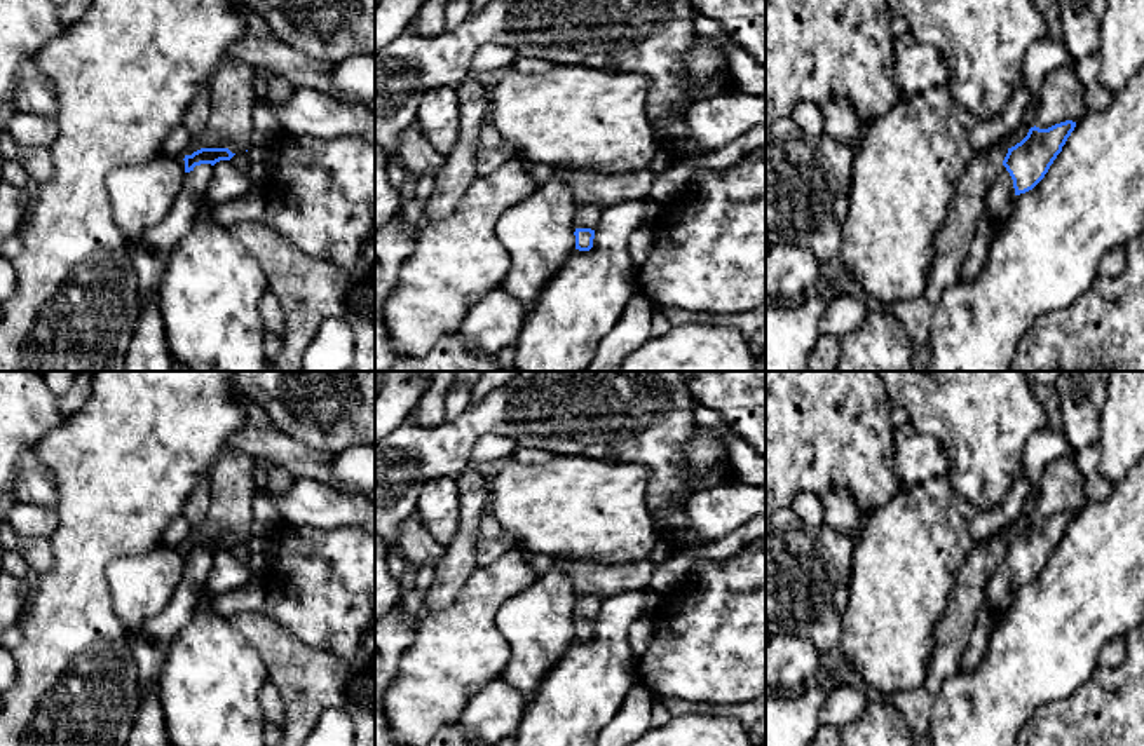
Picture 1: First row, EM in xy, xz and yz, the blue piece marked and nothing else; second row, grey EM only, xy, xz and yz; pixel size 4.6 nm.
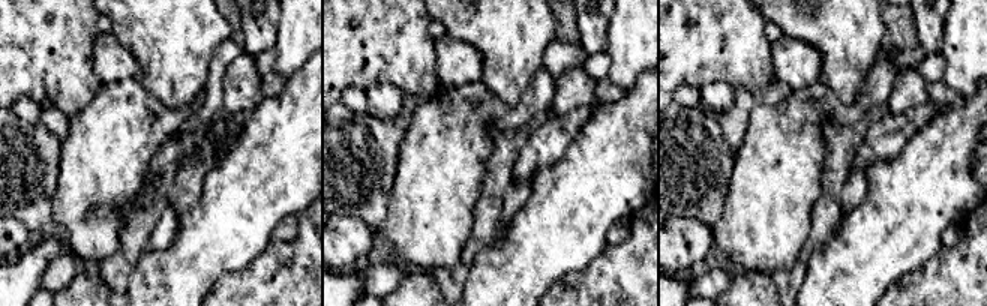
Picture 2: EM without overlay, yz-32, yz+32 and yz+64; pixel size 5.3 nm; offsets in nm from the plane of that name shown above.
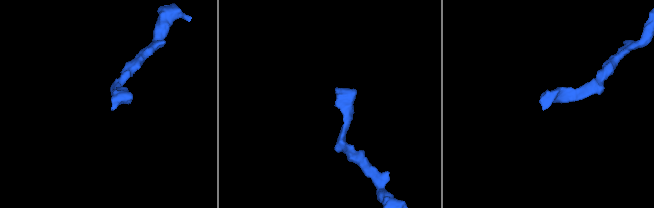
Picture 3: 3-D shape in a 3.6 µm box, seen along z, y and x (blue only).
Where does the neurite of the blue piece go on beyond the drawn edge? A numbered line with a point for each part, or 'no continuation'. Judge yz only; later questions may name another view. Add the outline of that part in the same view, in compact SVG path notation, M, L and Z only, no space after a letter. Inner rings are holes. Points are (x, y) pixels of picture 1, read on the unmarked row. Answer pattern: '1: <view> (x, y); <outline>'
1: yz (1001, 588); M1001 556L996 570L989 577L987 600L984 607L996 614L996 626L999 626L1013 603L1017 586L1013 579L1013 570L1004 556Z

